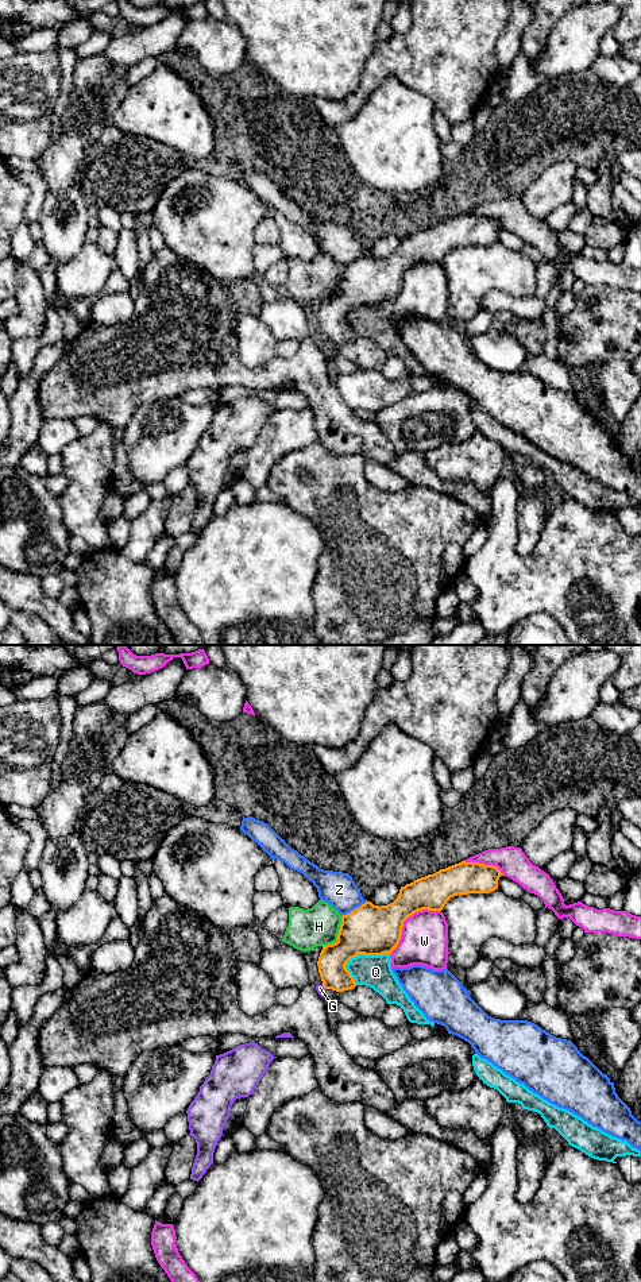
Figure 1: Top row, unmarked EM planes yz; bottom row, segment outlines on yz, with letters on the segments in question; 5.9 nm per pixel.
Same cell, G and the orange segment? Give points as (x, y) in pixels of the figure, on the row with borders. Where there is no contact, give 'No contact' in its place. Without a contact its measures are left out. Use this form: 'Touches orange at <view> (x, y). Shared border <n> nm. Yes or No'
Touches orange at yz (324, 987). Shared border 40 nm. No

